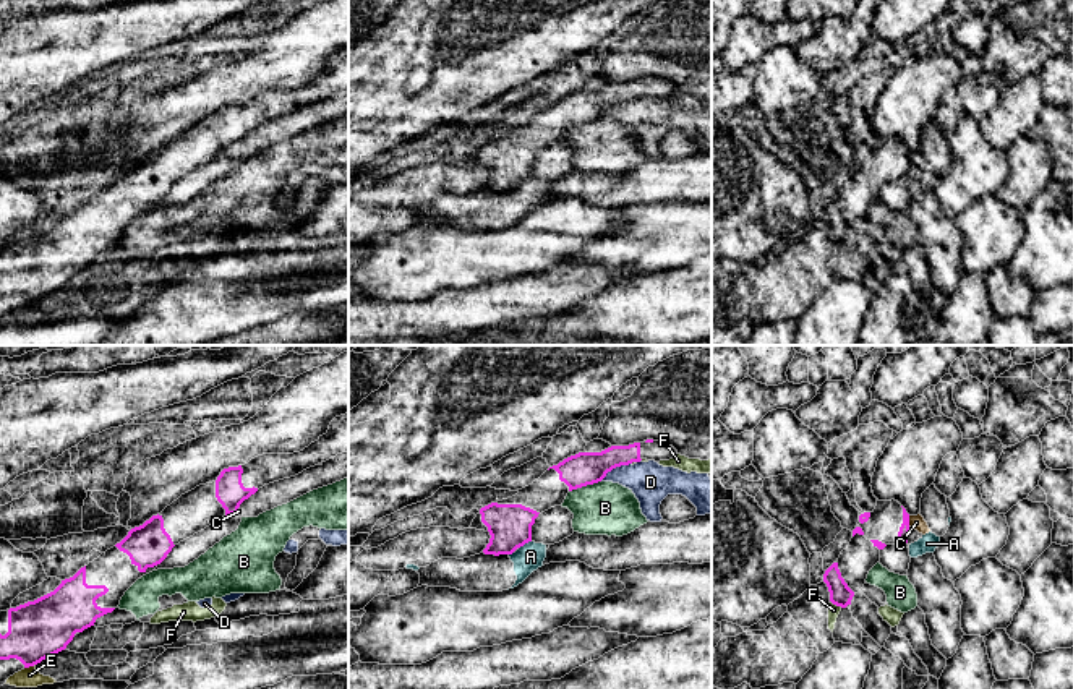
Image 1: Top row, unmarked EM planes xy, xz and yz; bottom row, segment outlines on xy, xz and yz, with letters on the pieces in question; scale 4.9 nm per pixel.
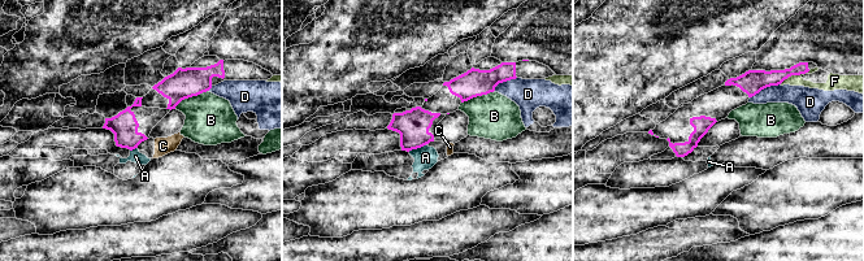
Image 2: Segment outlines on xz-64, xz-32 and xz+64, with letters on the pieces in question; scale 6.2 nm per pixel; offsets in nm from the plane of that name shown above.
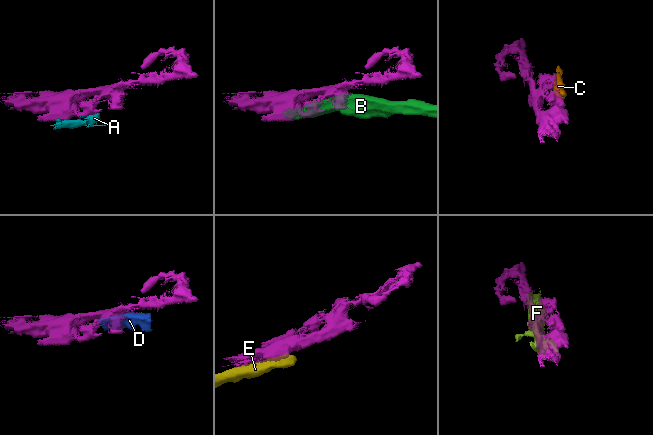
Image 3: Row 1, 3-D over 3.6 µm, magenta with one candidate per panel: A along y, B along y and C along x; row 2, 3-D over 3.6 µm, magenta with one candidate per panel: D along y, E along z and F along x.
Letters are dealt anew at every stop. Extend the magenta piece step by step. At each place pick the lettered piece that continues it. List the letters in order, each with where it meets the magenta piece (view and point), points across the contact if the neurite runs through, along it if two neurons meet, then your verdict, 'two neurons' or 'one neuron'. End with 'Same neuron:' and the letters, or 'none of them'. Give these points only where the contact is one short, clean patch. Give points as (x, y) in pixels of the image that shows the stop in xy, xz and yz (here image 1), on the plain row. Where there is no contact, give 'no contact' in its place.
A: meets magenta in xz at (524, 180); two neurons
B: meets magenta in xz at (584, 122); two neurons
C: meets magenta in yz at (908, 159); two neurons
D: meets magenta in xz at (615, 104); two neurons
E: meets magenta in xy at (29, 302); border along xy (34, 300), (25, 305); two neurons
F: meets magenta in yz at (837, 242); two neurons
Same neuron: none of them

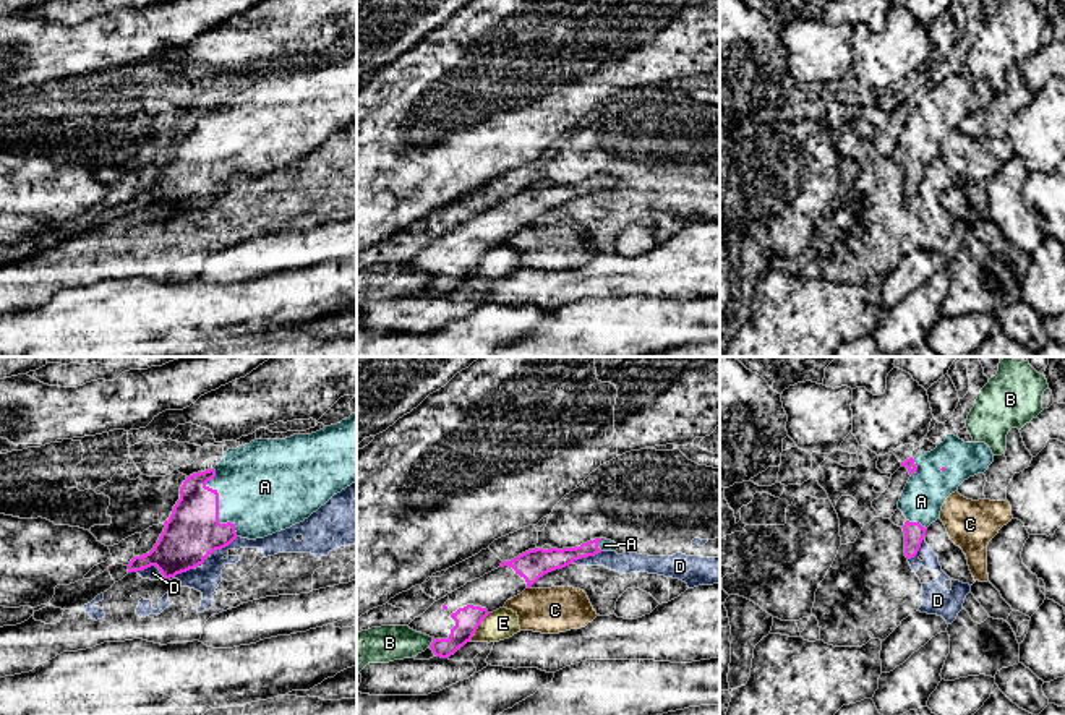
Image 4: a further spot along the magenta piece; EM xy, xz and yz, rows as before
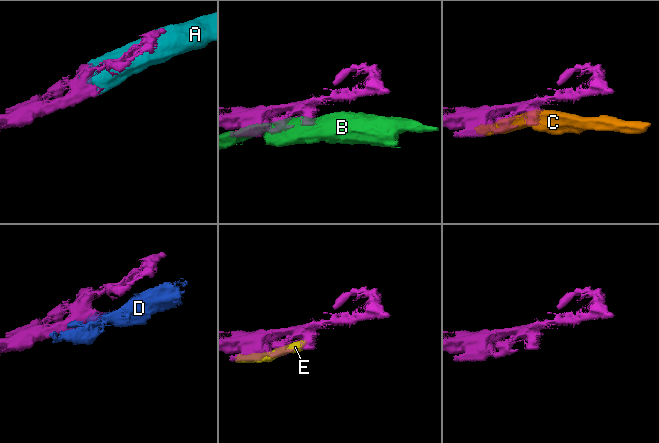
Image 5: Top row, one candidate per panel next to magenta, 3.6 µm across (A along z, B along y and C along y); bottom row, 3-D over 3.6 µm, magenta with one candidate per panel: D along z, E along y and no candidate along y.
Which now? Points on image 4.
A: meets magenta in xy at (218, 143); one neuron
B: meets magenta in xz at (431, 279); two neurons
C: meets magenta in xz at (529, 224); two neurons
D: meets magenta in xy at (153, 201); two neurons
E: meets magenta in xz at (477, 265); two neurons
Same neuron: A

